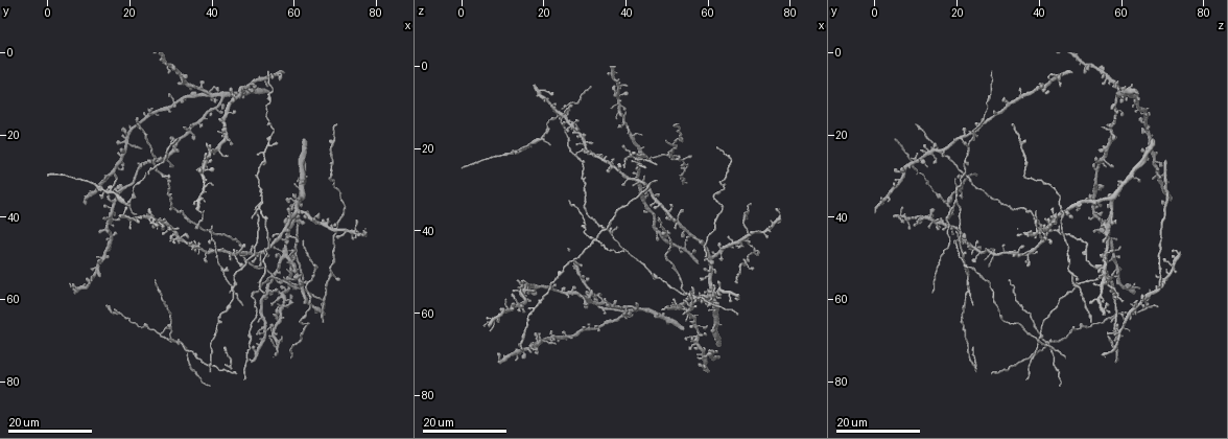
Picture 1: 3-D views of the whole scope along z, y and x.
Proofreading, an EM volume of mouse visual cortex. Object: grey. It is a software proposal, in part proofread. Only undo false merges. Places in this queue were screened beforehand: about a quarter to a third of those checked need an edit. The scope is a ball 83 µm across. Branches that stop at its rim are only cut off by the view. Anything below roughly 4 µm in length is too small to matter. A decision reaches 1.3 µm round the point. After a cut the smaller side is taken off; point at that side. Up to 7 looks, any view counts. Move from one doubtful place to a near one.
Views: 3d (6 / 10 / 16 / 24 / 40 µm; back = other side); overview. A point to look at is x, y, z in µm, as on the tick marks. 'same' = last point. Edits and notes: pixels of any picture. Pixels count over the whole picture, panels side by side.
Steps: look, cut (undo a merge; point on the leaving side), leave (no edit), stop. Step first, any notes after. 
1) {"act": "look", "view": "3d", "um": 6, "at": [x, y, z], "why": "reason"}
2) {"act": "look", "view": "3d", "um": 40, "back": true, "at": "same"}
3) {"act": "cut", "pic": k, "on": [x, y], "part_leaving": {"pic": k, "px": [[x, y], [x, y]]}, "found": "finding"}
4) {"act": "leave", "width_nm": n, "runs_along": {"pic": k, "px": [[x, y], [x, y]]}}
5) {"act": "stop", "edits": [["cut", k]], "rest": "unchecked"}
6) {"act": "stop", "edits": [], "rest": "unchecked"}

{"act": "look", "view": "3d", "um": 16, "at": [20.0, 36.5, 18.0], "why": "thick turns thin"}

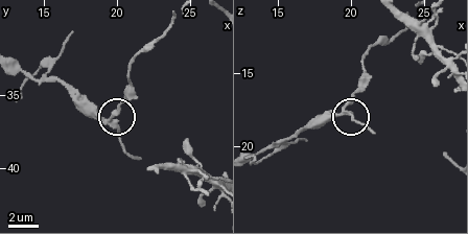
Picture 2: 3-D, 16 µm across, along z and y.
{"act": "look", "view": "3d", "um": 6, "at": [19.4, 36.8, 17.8]}

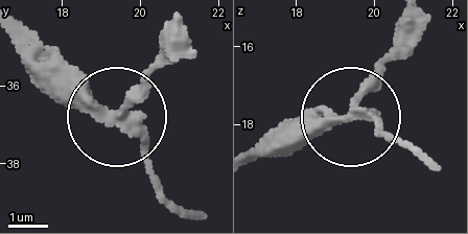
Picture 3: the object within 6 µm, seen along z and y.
{"act": "cut", "pic": 3, "on": [82, 82], "part_leaving": {"pic": 3, "px": [[131, 114], [84, 111], [24, 54]]}, "found": "two neurons meet here"}

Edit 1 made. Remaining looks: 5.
{"act": "look", "view": "overview"}

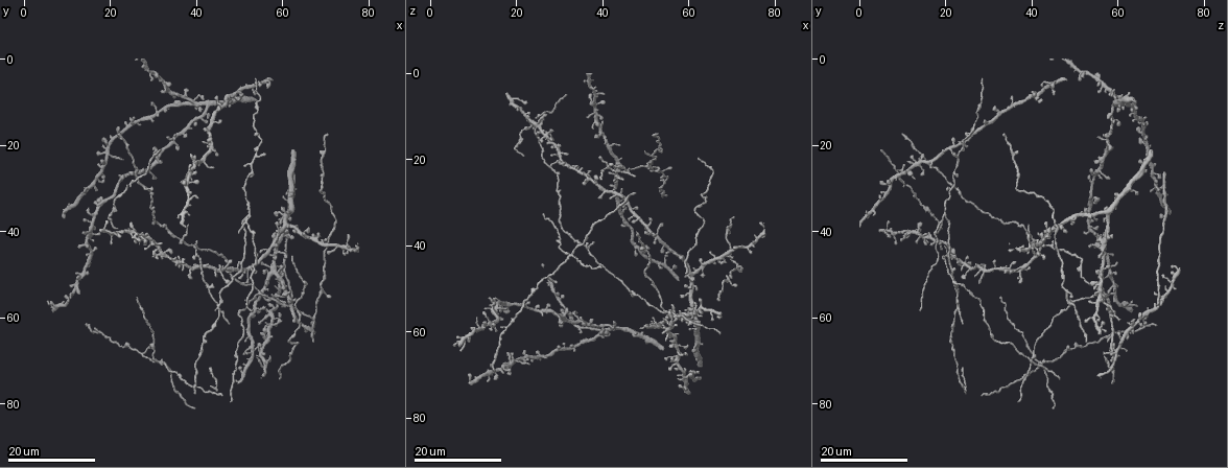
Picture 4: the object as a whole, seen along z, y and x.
{"act": "look", "view": "3d", "um": 24, "at": [45.5, 57.0, 23.0], "why": "four arms meet"}

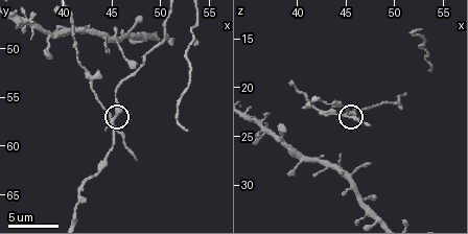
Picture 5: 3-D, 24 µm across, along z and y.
{"act": "look", "view": "3d", "um": 10, "at": "same"}

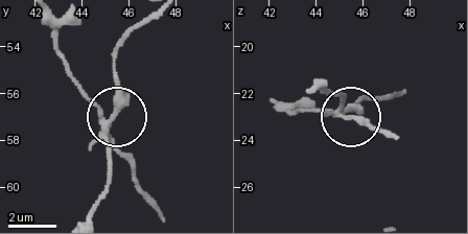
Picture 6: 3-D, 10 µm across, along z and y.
{"act": "cut", "pic": 6, "on": [129, 153], "part_leaving": {"pic": 6, "px": [[103, 125], [101, 110], [57, 50], [55, 20]]}, "found": "a second neuron is stuck on"}

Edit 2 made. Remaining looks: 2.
{"act": "look", "view": "3d", "um": 16, "at": [52.5, 36.5, 19.5], "why": "three arms meet"}

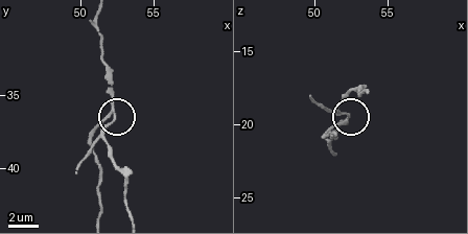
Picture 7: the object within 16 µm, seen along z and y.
{"act": "look", "view": "3d", "um": 10, "at": "same"}

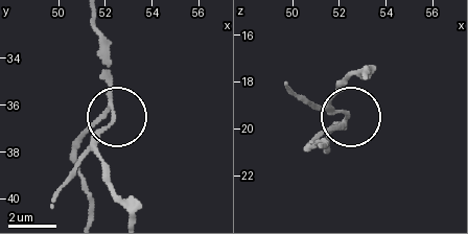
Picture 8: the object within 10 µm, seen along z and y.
{"act": "cut", "pic": 8, "on": [328, 111], "width_nm": 150, "part_leaving": {"pic": 8, "px": [[347, 118], [331, 98], [349, 74], [365, 71]]}, "found": "a second neuron is stuck on"}

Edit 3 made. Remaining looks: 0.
{"act": "stop", "edits": [["cut", 3], ["cut", 6], ["cut", 8]], "rest": "unchecked"}

